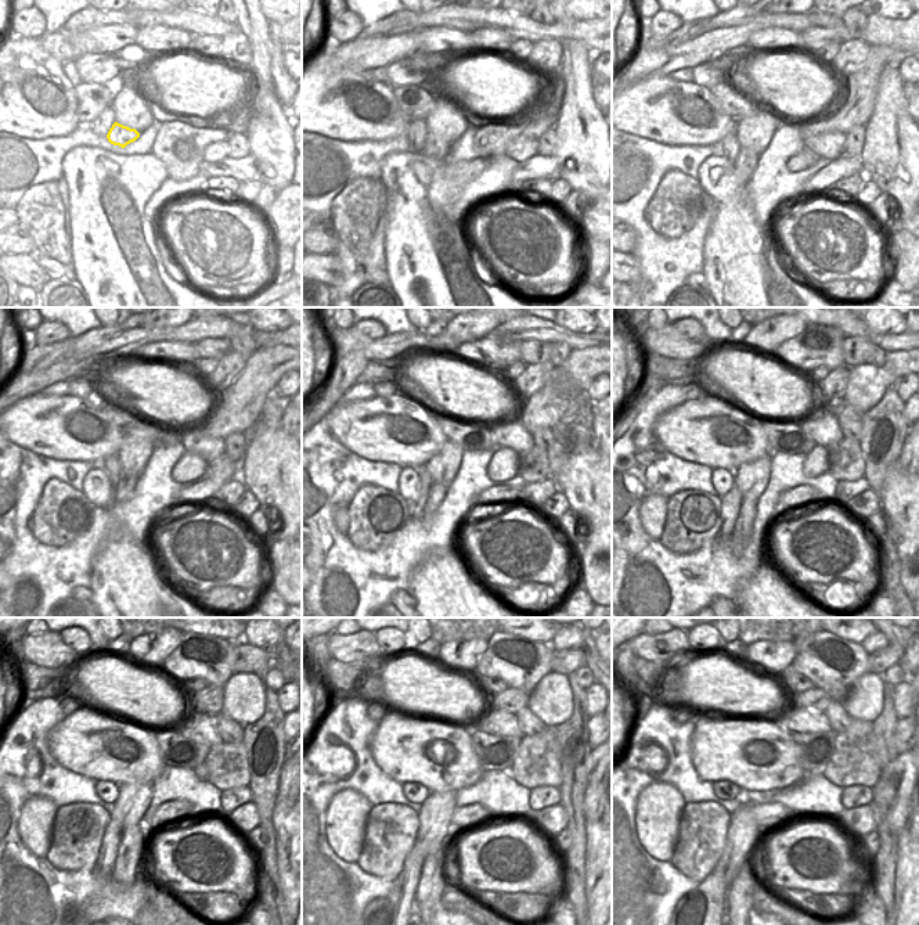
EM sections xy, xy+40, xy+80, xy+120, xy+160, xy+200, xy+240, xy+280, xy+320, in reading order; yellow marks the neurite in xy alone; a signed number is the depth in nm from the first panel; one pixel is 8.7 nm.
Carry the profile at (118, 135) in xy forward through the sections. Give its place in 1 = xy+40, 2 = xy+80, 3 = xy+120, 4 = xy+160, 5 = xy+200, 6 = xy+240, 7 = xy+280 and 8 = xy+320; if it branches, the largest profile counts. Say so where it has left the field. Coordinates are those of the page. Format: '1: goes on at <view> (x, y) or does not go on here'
1: goes on at xy+40 (436, 150)
2: goes on at xy+80 (748, 161)
3: goes on at xy+120 (129, 504)
4: goes on at xy+160 (442, 499)
5: goes on at xy+200 (753, 549)
6: goes on at xy+240 (125, 873)
7: goes on at xy+280 (428, 897)
8: goes on at xy+320 (739, 896)

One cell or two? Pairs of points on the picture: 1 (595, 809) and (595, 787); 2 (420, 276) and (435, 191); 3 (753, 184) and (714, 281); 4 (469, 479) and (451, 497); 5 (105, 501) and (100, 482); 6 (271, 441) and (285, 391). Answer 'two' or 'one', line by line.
1: one
2: one
3: two
4: two
5: one
6: two

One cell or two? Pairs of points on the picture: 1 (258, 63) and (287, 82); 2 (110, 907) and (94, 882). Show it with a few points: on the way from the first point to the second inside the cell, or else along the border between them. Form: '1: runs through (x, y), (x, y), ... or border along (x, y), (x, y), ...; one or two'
1: border along (267, 39), (271, 61), (271, 85), (280, 103); two
2: border along (123, 888), (98, 889), (86, 897); two

